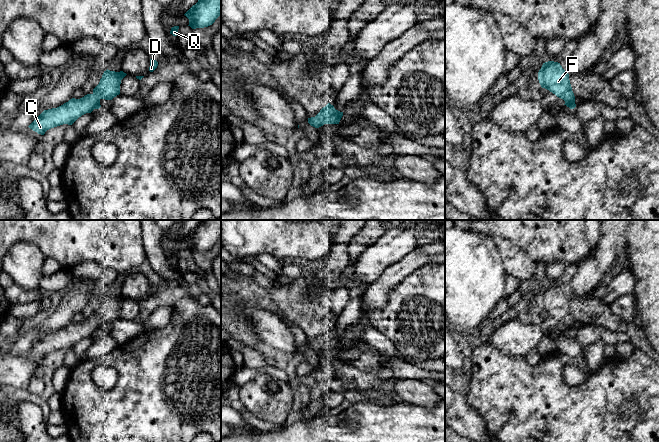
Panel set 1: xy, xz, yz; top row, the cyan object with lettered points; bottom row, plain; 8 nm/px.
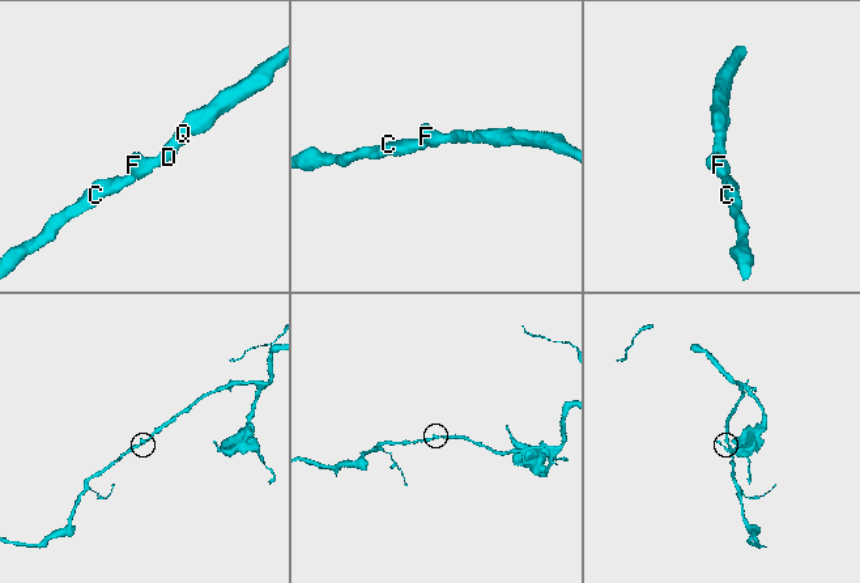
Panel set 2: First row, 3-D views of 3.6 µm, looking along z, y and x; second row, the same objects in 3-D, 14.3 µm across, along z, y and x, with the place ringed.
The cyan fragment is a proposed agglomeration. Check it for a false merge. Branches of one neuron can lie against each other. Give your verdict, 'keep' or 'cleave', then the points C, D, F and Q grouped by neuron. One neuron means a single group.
keep; C D F Q

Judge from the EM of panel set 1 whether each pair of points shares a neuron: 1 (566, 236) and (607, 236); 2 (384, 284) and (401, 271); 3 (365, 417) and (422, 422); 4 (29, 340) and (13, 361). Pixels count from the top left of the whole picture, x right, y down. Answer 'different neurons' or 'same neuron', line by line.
1: different neurons
2: same neuron
3: same neuron
4: different neurons

